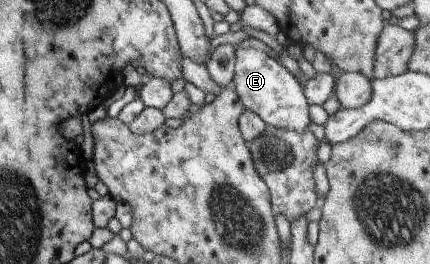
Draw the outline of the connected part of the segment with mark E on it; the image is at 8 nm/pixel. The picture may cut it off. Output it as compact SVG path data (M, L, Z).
M240 47L235 50L233 65L233 88L239 102L255 113L266 126L281 130L304 132L312 117L308 117L308 105L303 88L280 62L266 53L252 47Z

